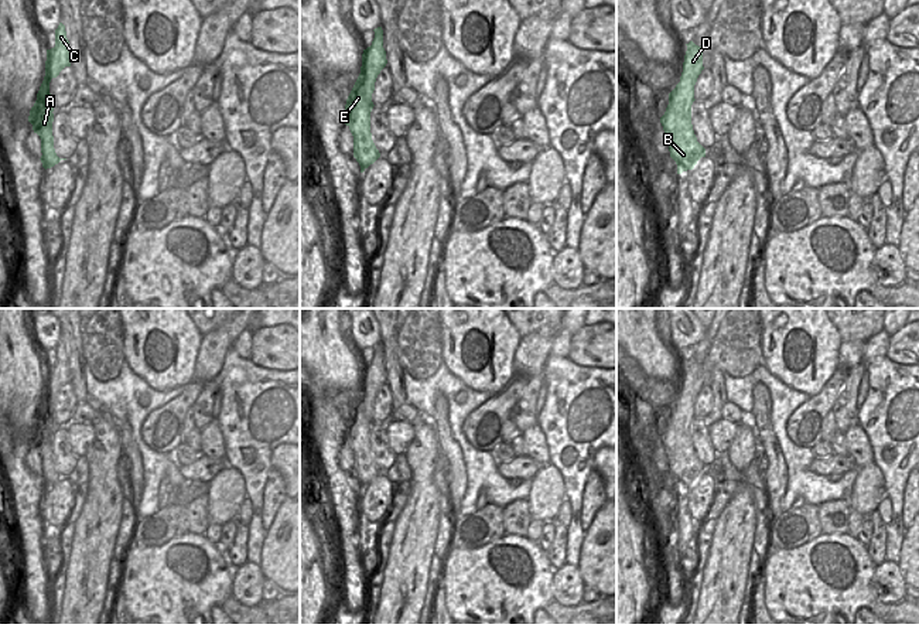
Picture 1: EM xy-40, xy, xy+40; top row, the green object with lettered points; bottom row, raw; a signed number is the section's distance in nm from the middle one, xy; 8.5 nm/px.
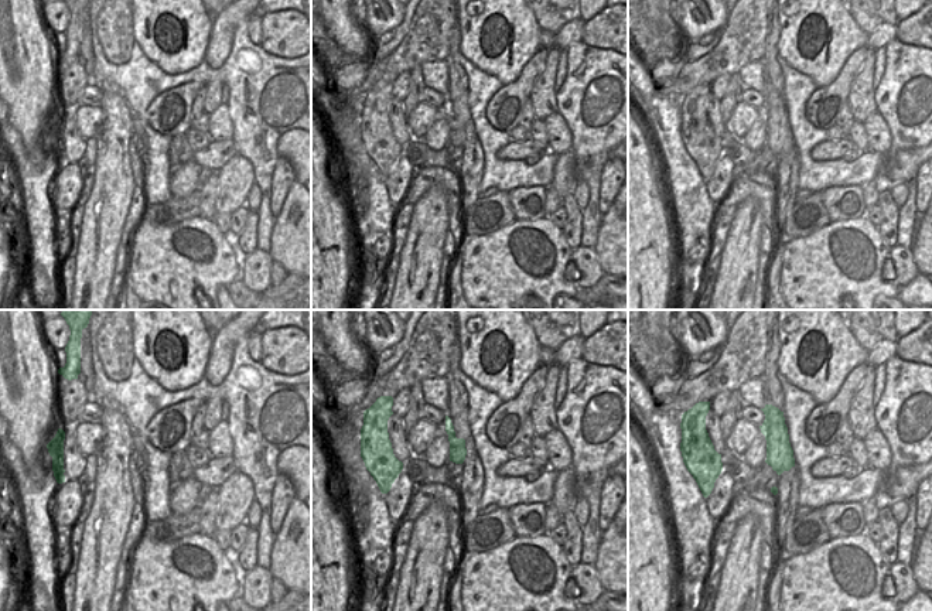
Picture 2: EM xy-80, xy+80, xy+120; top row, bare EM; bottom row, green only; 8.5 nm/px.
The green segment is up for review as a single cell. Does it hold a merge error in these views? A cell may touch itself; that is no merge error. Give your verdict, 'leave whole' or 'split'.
leave whole

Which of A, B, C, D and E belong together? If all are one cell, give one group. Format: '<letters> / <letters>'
A B C D E

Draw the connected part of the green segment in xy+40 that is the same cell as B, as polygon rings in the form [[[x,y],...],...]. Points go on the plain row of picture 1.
[[[690,358],[683,379],[680,399],[669,410],[669,422],[660,440],[669,460],[670,474],[677,481],[677,491],[693,487],[706,466],[697,458],[691,441],[691,422],[694,416],[694,402],[703,383],[703,365]]]

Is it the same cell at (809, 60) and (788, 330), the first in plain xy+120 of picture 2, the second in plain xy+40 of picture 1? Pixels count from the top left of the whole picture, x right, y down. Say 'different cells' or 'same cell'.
same cell

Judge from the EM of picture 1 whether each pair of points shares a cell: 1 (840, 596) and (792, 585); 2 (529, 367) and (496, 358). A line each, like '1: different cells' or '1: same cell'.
1: same cell
2: different cells

